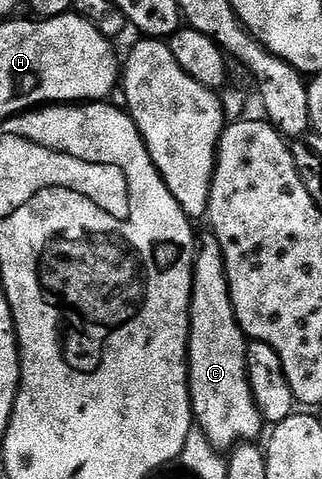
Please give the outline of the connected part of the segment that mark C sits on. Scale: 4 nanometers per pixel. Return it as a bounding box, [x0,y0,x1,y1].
[190,232,264,451]

